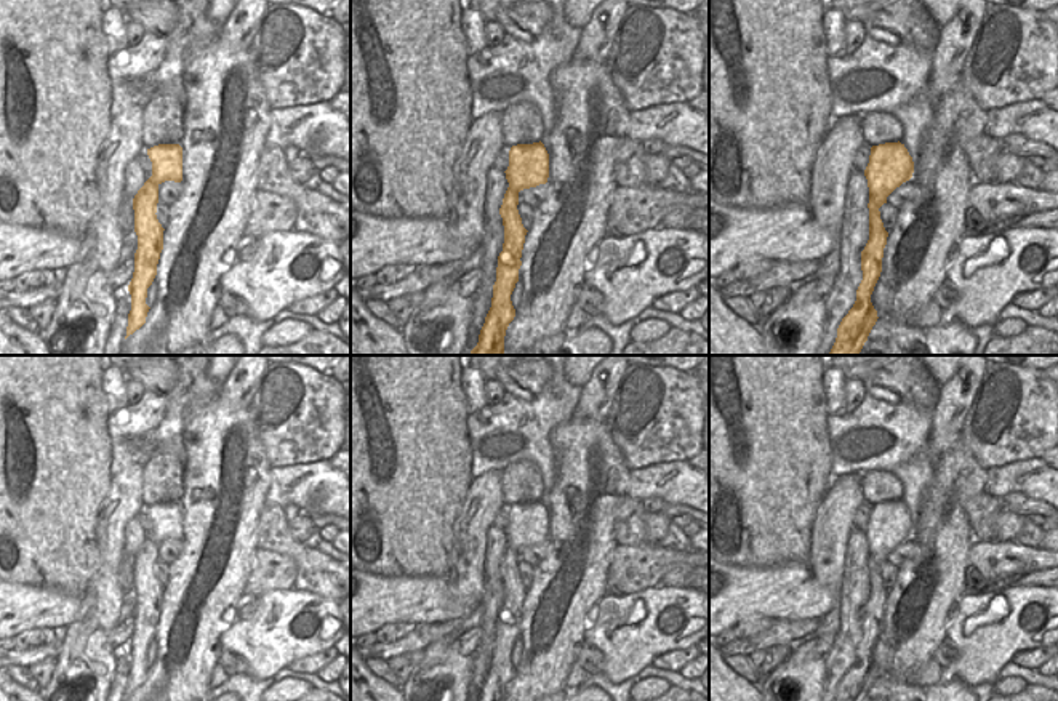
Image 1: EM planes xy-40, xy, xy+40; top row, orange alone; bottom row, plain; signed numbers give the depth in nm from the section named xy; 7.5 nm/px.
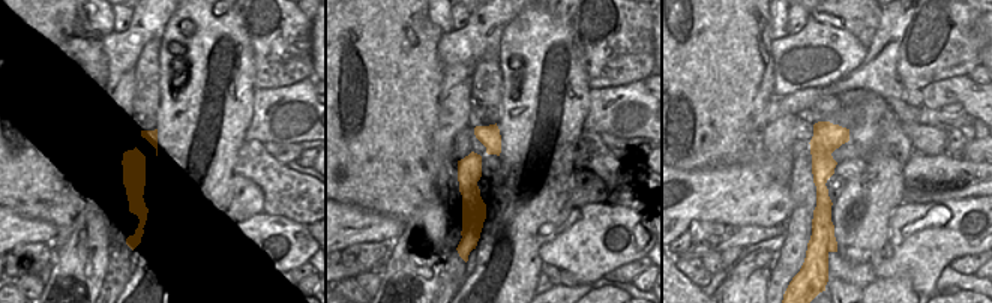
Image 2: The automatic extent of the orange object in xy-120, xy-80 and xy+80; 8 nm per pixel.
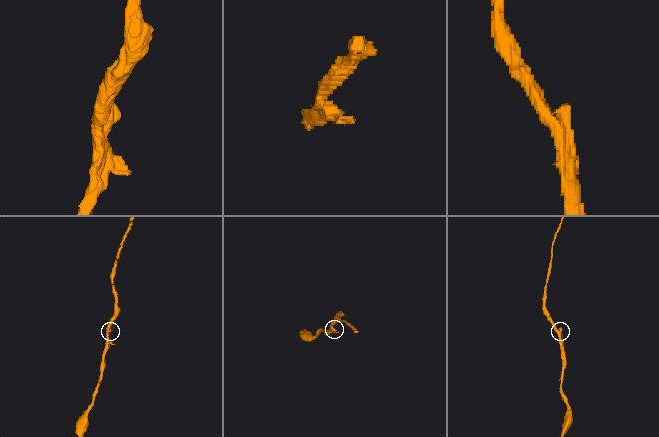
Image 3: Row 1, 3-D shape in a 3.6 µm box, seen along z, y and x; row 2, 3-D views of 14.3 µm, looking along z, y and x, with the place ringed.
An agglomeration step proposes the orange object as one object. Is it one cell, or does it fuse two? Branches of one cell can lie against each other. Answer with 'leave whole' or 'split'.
split

